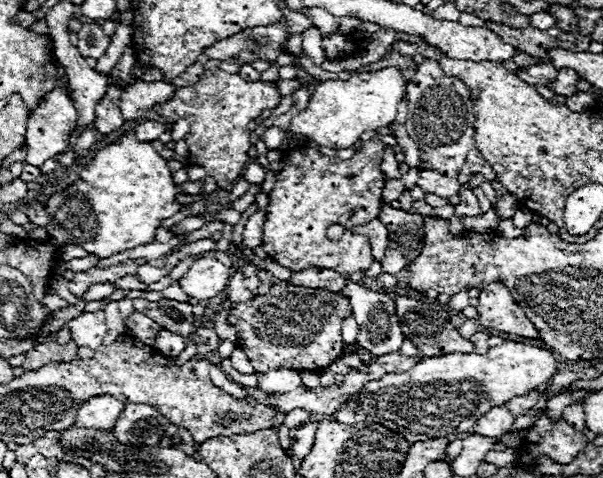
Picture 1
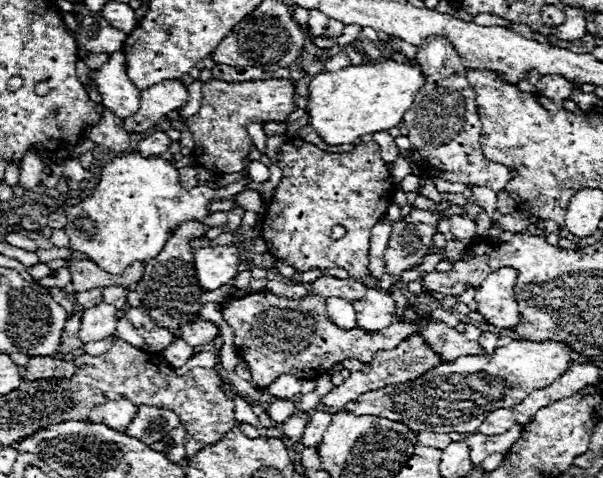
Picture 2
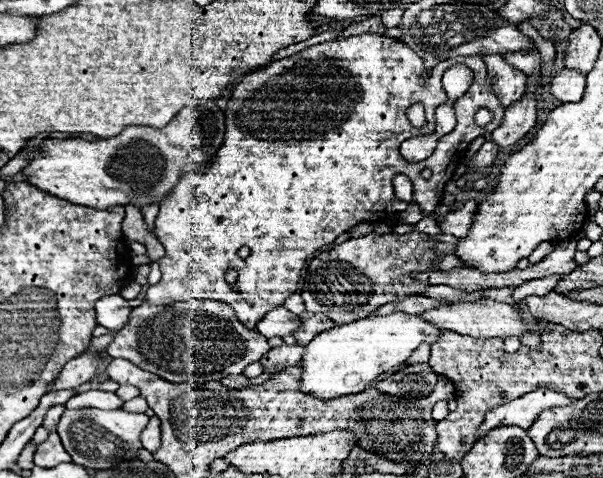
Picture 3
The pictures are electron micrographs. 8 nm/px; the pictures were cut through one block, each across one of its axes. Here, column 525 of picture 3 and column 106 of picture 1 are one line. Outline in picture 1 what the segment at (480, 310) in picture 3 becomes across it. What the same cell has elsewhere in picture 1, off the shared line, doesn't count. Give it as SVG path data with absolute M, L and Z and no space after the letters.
M104 310L84 312L84 314L76 316L74 320L70 320L68 326L70 326L72 340L78 346L88 346L92 350L96 350L96 348L102 346L102 340L104 340L104 336L108 332Z

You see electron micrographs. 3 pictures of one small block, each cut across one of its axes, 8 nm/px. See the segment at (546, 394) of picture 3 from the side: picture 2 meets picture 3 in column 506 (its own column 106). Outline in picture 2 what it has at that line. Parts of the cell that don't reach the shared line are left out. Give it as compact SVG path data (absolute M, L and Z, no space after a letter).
M126 398L110 400L110 402L106 402L106 404L98 404L98 406L90 412L88 420L90 420L90 422L100 422L100 424L106 424L106 426L118 430L118 432L124 432L126 426L132 422L136 410L138 410L138 408L136 408L130 400L126 400Z

